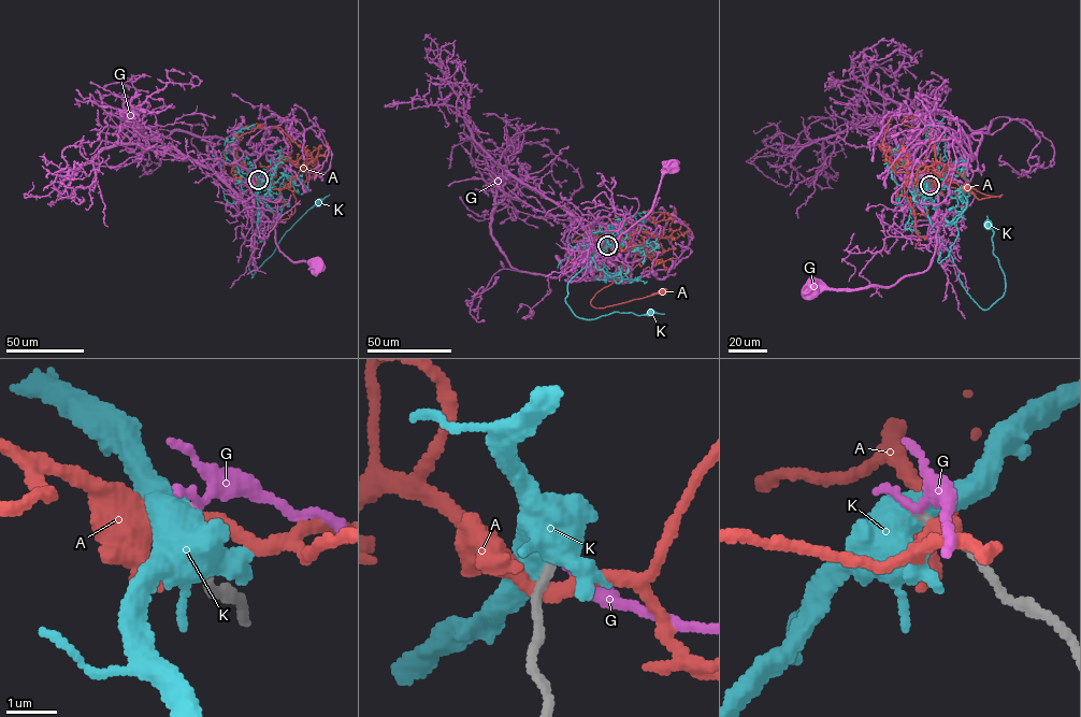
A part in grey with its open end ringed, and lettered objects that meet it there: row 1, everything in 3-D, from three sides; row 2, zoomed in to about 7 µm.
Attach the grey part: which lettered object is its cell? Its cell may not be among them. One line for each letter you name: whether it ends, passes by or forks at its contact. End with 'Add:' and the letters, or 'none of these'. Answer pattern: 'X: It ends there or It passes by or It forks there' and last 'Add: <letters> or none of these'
Add: none of these

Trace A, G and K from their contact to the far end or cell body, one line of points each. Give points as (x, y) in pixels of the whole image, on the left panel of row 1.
A: (258, 180), (250, 176), (268, 188), (285, 188), (301, 169), (289, 157), (257, 184), (302, 184), (318, 174)
G: (258, 180), (268, 178), (269, 197), (238, 199), (267, 217), (285, 256), (311, 267), (315, 264)
K: (258, 180), (258, 217), (248, 266), (251, 277), (285, 232), (317, 203)

